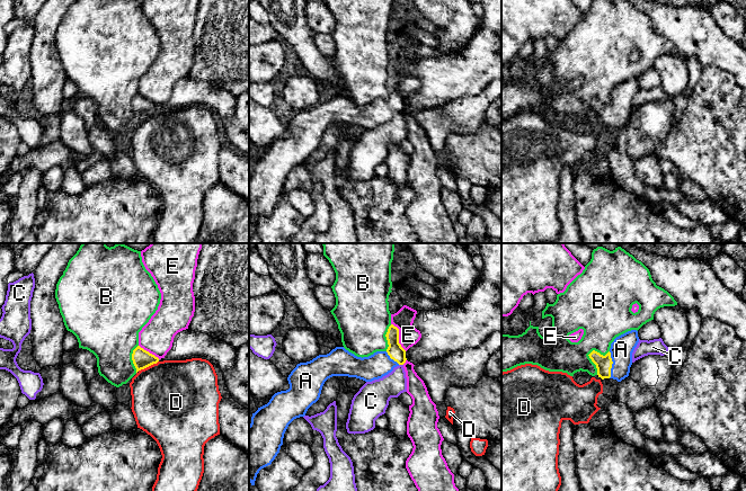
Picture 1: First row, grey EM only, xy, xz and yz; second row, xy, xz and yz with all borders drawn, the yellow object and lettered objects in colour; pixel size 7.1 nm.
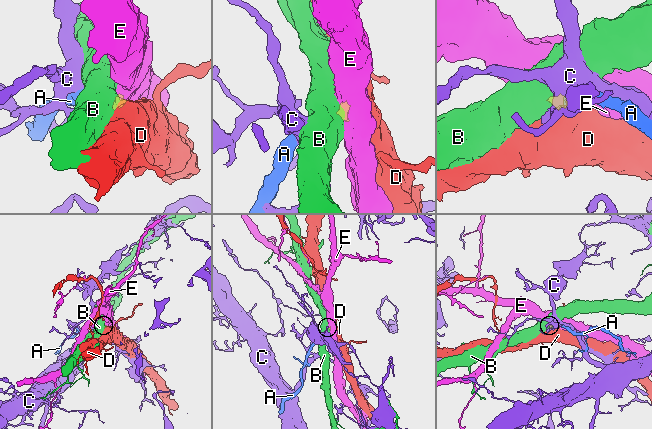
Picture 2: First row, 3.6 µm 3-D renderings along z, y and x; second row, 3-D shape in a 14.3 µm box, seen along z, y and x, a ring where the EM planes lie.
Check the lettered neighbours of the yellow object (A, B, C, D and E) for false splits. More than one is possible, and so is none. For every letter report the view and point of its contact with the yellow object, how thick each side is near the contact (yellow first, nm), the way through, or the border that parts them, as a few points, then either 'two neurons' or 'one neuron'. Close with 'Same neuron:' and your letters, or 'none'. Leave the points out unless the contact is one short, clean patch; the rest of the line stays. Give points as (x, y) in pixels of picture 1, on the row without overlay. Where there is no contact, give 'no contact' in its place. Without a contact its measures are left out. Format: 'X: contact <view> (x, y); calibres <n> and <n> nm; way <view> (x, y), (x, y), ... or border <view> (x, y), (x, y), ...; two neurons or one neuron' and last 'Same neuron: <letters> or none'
A: contact yz (611, 113); calibres 110 and 160 nm; way yz (603, 112), (611, 113), (620, 104), (621, 97); one neuron
B: contact yz (588, 103); calibres 110 and 280 nm; border yz (609, 98), (604, 103), (594, 98), (588, 103), (597, 122); two neurons
C: contact xz (401, 112); calibres 110 and 180 nm; border xz (399, 112), (402, 113); two neurons
D: contact xy (147, 114); calibres 130 and 480 nm; border xy (158, 108), (139, 117), (136, 121); two neurons
E: contact xz (398, 85); calibres 110 and 140 nm; border xz (391, 71), (398, 77), (398, 90), (406, 98); two neurons
Same neuron: A

